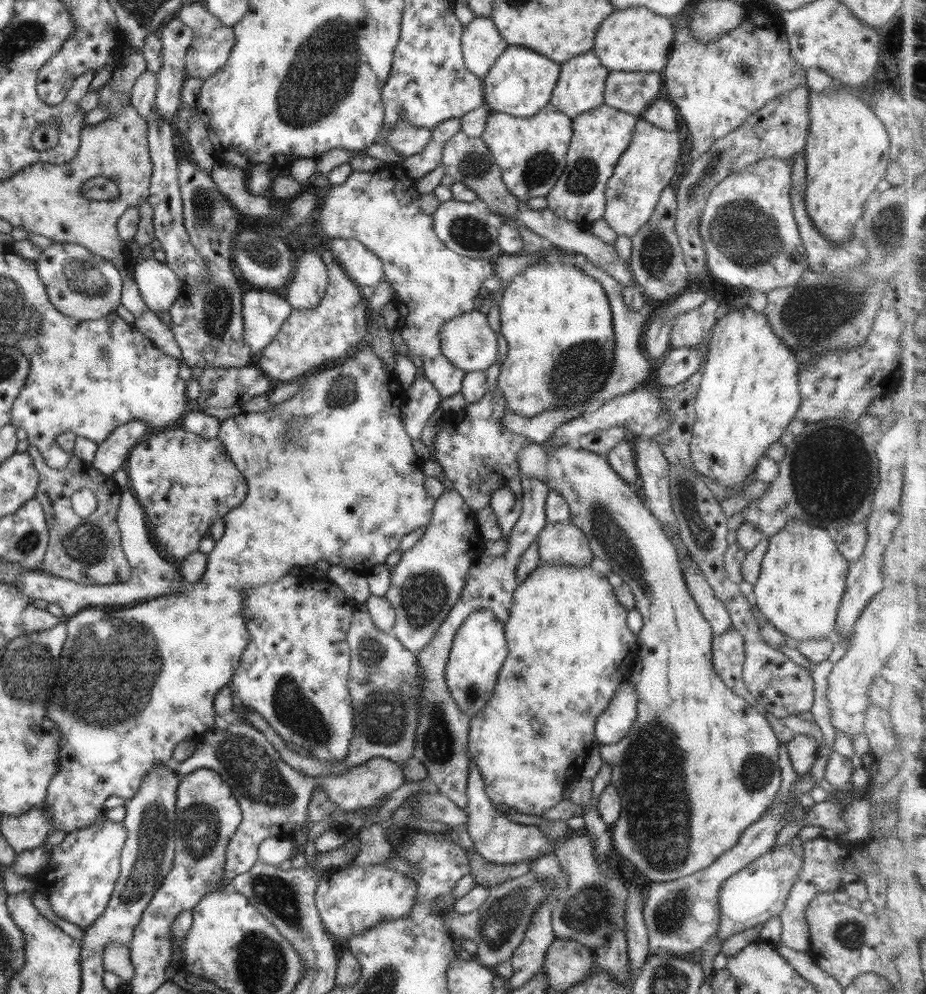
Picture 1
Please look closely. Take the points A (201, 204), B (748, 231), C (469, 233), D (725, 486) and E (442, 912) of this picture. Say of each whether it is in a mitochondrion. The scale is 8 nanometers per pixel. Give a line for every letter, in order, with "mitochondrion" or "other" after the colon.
A: mitochondrion
B: mitochondrion
C: mitochondrion
D: other
E: other

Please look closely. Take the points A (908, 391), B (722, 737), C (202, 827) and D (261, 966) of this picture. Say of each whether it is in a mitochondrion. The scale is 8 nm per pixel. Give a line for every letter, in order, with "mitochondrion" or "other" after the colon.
A: other
B: other
C: mitochondrion
D: mitochondrion

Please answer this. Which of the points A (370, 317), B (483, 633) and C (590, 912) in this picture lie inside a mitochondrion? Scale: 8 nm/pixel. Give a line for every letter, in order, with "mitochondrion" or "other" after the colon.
A: other
B: other
C: mitochondrion

